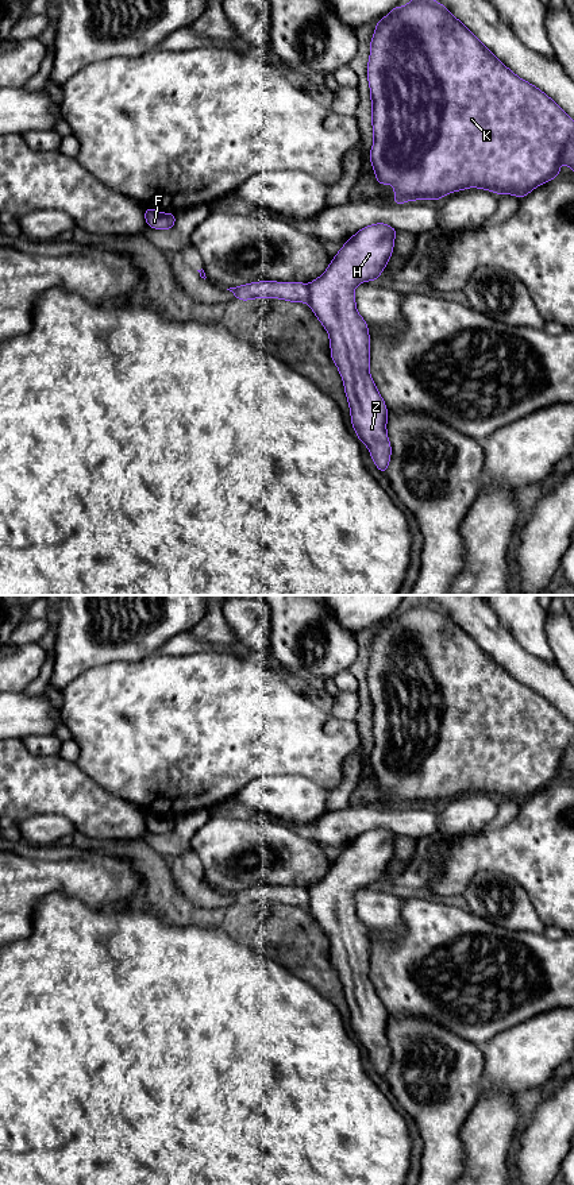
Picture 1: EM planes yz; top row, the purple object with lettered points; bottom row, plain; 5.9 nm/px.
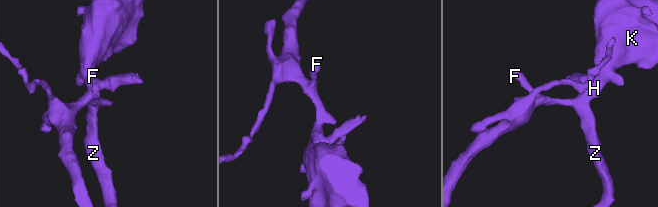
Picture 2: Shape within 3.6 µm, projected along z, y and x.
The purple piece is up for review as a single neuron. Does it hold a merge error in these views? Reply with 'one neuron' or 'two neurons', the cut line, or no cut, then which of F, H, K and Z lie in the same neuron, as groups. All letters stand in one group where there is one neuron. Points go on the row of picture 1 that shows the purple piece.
two neurons; cut in yz along (307, 285), (308, 301); F / H K Z

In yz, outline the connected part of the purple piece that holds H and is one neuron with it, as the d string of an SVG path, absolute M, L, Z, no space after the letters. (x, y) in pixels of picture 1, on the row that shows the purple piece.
M384 223L362 228L344 243L324 274L308 285L308 304L330 335L331 358L343 378L357 437L367 445L375 467L384 474L386 474L392 453L386 433L388 409L370 377L370 336L367 323L357 310L354 290L361 282L378 279L393 254L397 232Z

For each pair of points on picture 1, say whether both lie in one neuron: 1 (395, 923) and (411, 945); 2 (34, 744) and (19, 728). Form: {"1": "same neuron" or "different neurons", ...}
{"1": "different neurons", "2": "different neurons"}

